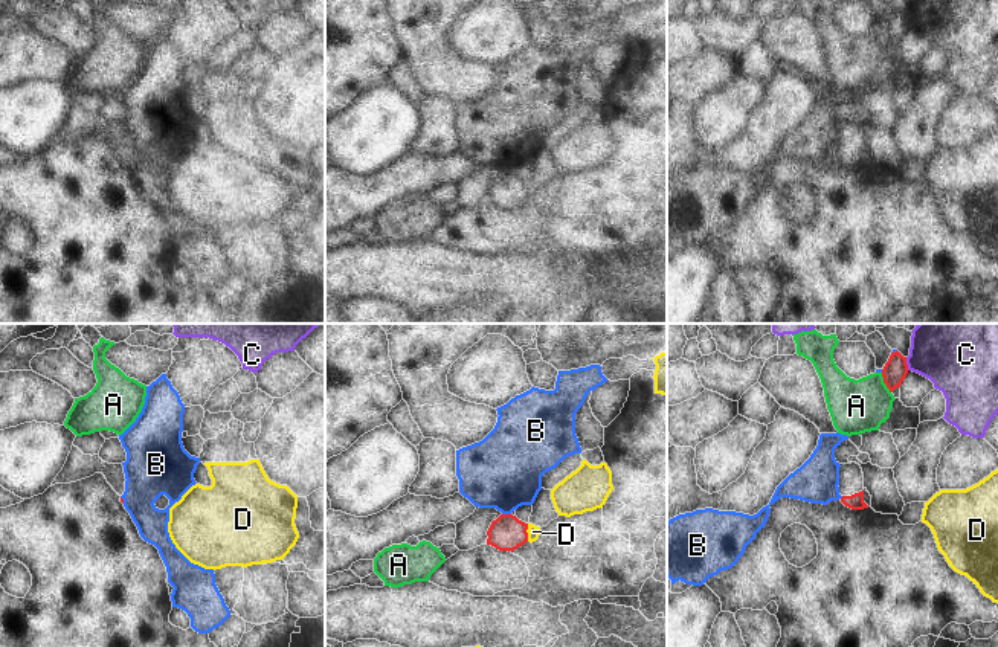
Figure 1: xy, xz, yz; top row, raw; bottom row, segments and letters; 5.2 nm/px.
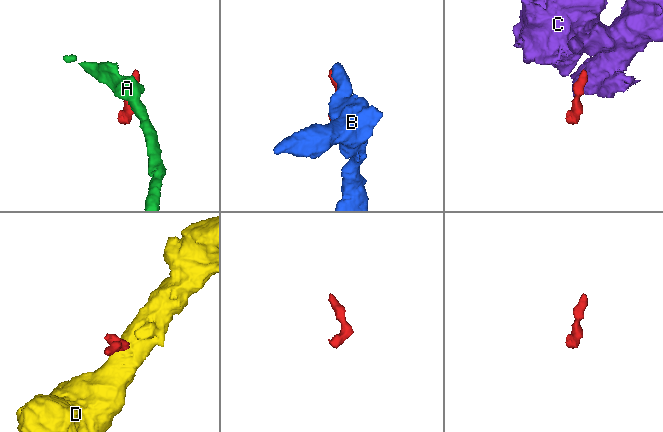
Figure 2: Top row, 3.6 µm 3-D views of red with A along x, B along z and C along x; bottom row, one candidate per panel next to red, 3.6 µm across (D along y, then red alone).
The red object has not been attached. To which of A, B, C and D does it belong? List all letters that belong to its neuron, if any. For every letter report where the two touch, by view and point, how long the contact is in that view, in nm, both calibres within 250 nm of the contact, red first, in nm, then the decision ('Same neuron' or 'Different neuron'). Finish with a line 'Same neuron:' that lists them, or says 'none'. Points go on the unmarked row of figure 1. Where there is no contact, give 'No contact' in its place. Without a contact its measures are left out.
A: Touches red at yz (884, 40). Shared border 120 nm. Thickness 130 nm (red) against 280 nm. Different neuron
B: Touches red at xz (507, 173). Shared border 50 nm. Thickness 190 nm (red) against 400 nm. Different neuron
C: Touches red at yz (905, 22). Shared border 80 nm. Thickness 130 nm (red) against 280 nm. Different neuron
D: Touches red at xz (527, 191). Shared border 100 nm. Thickness 190 nm (red) against 70 nm. Different neuron
Same neuron: none.

